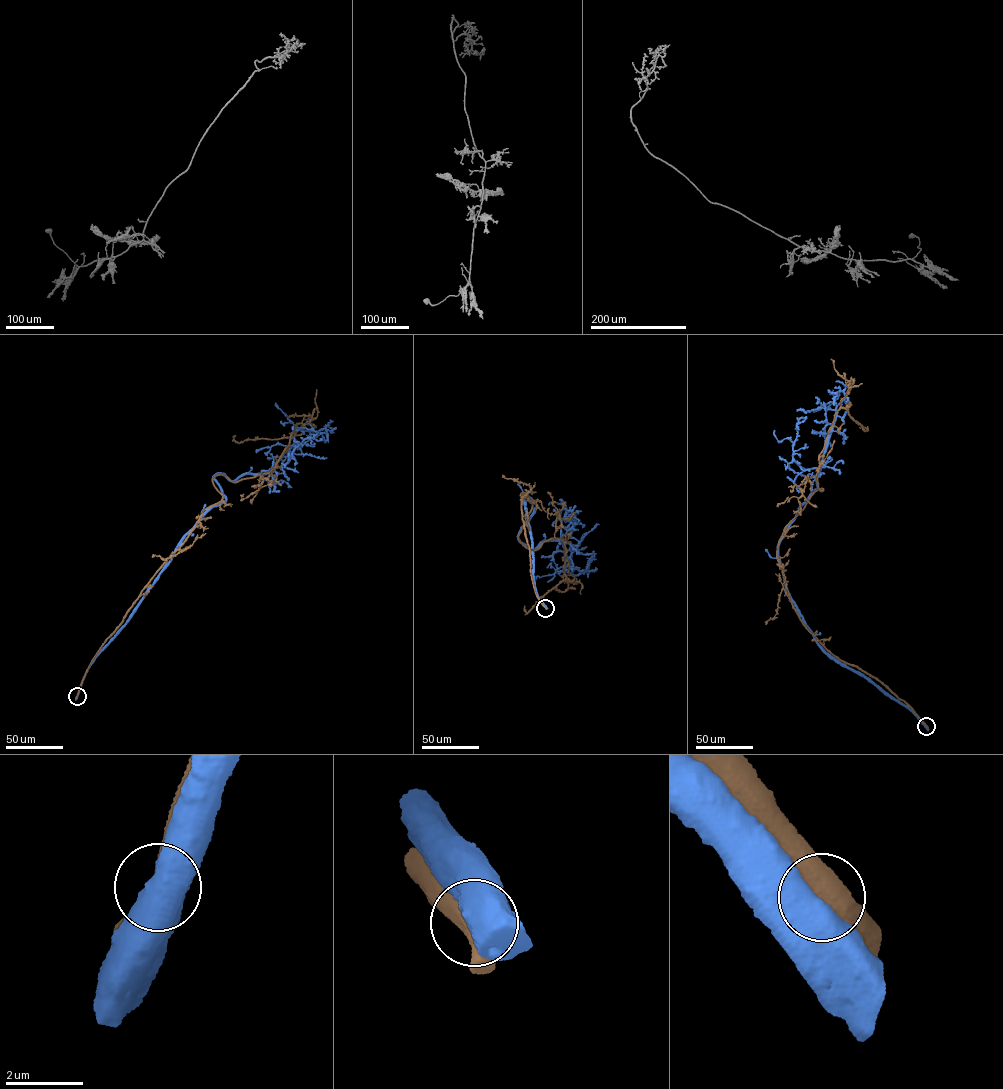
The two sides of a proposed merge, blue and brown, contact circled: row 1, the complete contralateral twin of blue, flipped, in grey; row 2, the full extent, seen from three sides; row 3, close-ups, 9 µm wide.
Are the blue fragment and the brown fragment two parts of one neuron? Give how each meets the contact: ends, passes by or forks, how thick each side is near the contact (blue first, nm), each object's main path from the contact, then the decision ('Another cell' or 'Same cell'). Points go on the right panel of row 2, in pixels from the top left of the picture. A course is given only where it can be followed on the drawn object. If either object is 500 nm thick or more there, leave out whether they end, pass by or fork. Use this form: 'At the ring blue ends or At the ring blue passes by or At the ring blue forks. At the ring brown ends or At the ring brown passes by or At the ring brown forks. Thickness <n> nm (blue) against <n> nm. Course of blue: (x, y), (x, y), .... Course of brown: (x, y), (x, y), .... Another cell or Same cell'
Thickness 850 nm (blue) against 550 nm. Course of blue: (926, 726), (823, 652), (787, 590), (779, 543), (798, 508), (821, 490), (840, 390), (834, 405). Course of brown: (926, 726), (807, 629), (778, 559), (786, 525), (823, 490), (835, 413), (859, 427). Another cell

